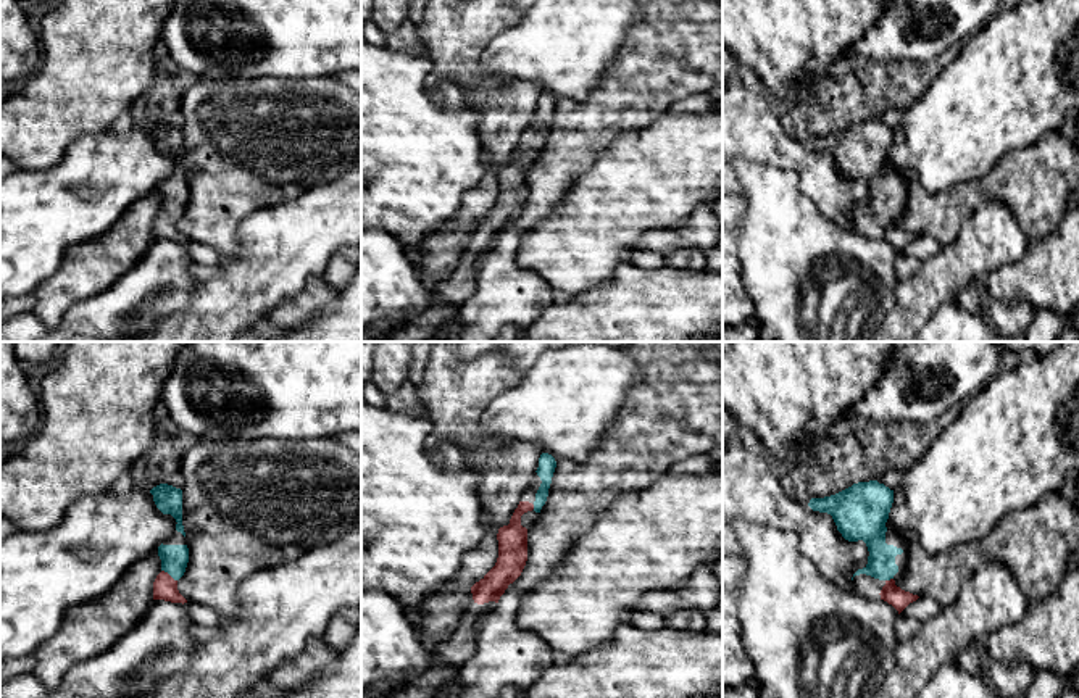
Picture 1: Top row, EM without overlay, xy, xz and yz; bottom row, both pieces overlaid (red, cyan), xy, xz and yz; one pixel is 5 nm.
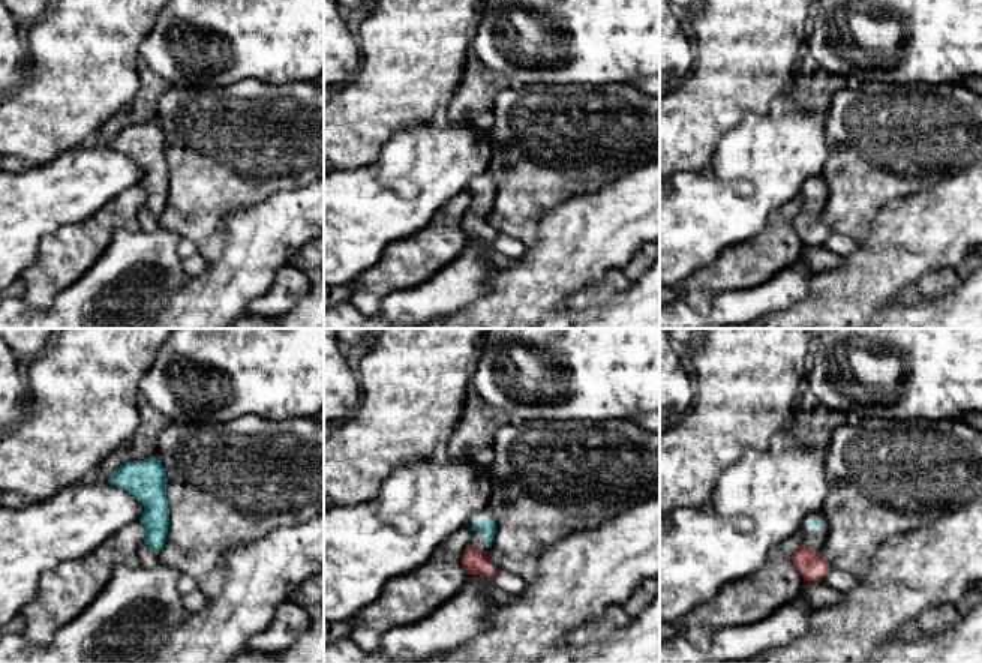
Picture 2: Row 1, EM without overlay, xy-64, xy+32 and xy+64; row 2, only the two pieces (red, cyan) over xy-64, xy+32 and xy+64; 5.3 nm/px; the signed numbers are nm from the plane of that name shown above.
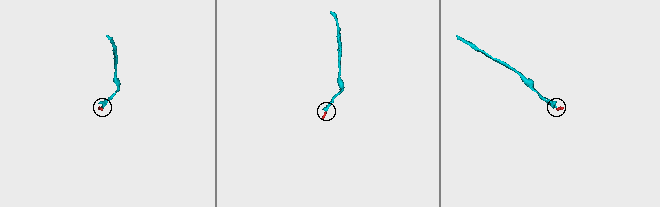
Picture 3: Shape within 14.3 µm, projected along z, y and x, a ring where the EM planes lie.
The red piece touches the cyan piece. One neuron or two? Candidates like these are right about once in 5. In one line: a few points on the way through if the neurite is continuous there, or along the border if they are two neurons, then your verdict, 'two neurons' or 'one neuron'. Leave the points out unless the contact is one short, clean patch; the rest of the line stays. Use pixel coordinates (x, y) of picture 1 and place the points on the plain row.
across xy (165, 226), (168, 213), (174, 197) | one neuron

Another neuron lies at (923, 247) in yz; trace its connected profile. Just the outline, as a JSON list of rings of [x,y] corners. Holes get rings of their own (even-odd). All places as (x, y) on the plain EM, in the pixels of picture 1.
[[[919,235],[916,240],[910,242],[900,253],[913,256],[919,261],[939,253],[942,243],[929,235]]]

